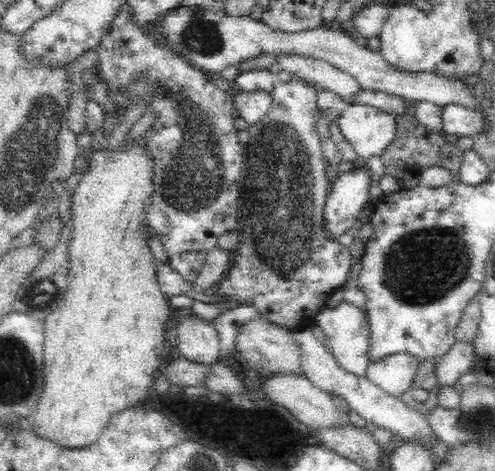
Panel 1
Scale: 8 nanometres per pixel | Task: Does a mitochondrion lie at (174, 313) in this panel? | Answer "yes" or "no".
no

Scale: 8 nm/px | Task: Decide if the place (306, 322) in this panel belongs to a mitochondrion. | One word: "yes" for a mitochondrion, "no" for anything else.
no

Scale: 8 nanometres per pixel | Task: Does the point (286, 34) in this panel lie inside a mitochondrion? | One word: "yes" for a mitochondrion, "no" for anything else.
no

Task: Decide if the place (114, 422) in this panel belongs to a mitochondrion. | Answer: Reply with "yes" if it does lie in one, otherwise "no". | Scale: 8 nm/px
no

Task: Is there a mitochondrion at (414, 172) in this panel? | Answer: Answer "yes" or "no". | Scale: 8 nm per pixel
no

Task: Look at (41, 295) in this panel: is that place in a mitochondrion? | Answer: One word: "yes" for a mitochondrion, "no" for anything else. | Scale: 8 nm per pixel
yes

